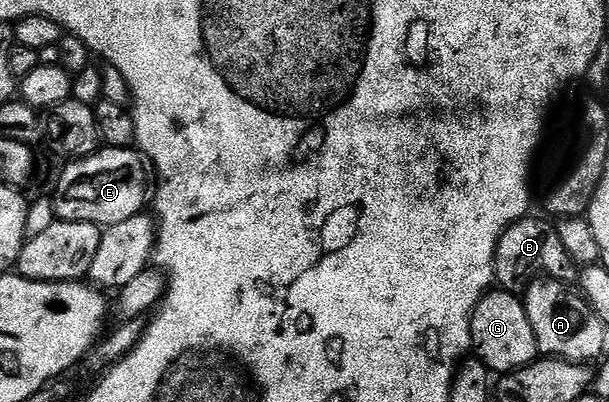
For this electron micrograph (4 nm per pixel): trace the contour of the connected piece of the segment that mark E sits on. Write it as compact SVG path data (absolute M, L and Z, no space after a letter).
M122 146L100 148L89 158L78 158L65 166L68 167L56 182L56 194L51 195L59 221L89 222L103 228L122 224L122 220L130 220L130 216L141 213L147 202L149 205L150 170L135 149Z

